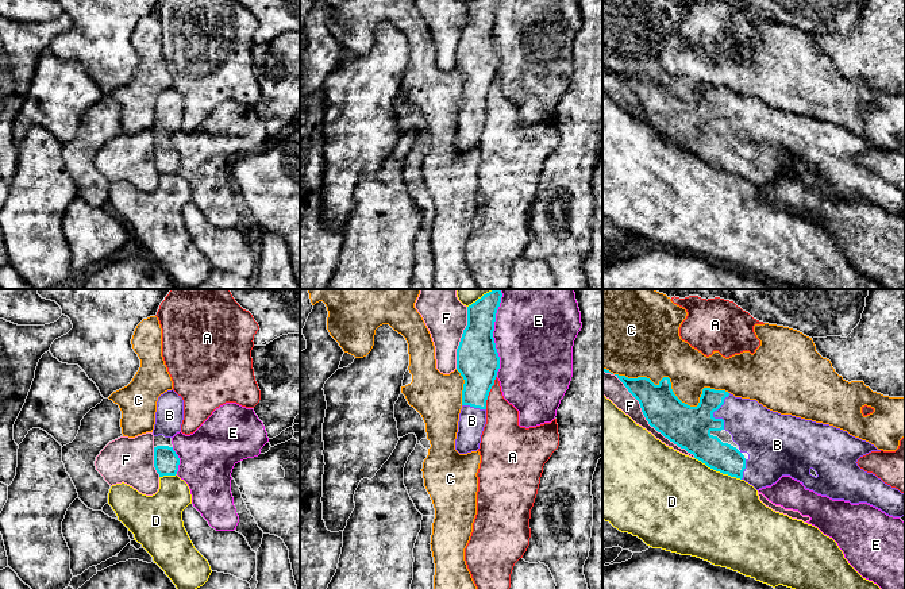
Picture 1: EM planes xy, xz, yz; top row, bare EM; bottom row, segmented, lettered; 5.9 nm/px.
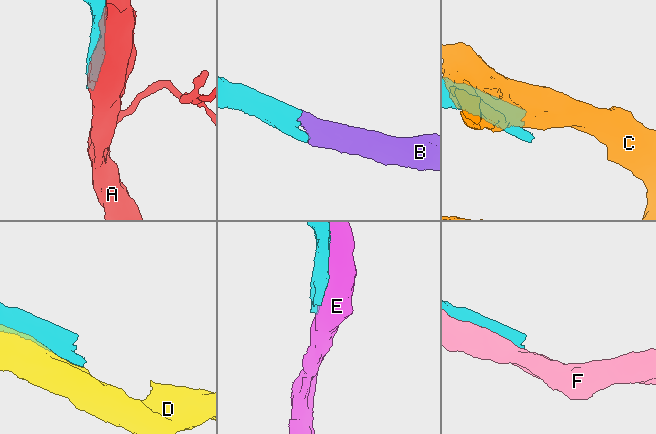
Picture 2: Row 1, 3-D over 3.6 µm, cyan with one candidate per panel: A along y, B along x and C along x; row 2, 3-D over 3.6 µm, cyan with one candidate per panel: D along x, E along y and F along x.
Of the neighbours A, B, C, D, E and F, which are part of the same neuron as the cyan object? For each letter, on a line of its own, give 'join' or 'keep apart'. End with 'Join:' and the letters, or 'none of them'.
A: keep apart
B: join
C: keep apart
D: keep apart
E: keep apart
F: keep apart
Join: B

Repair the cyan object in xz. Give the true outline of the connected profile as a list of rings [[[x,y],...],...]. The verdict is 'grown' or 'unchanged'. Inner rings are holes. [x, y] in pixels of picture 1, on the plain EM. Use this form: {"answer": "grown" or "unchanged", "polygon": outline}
{"answer": "grown", "polygon": [[[473,0],[467,4],[467,23],[457,46],[457,68],[465,77],[455,147],[477,149],[486,122],[486,97],[497,69],[500,54],[493,28],[500,0]]]}

